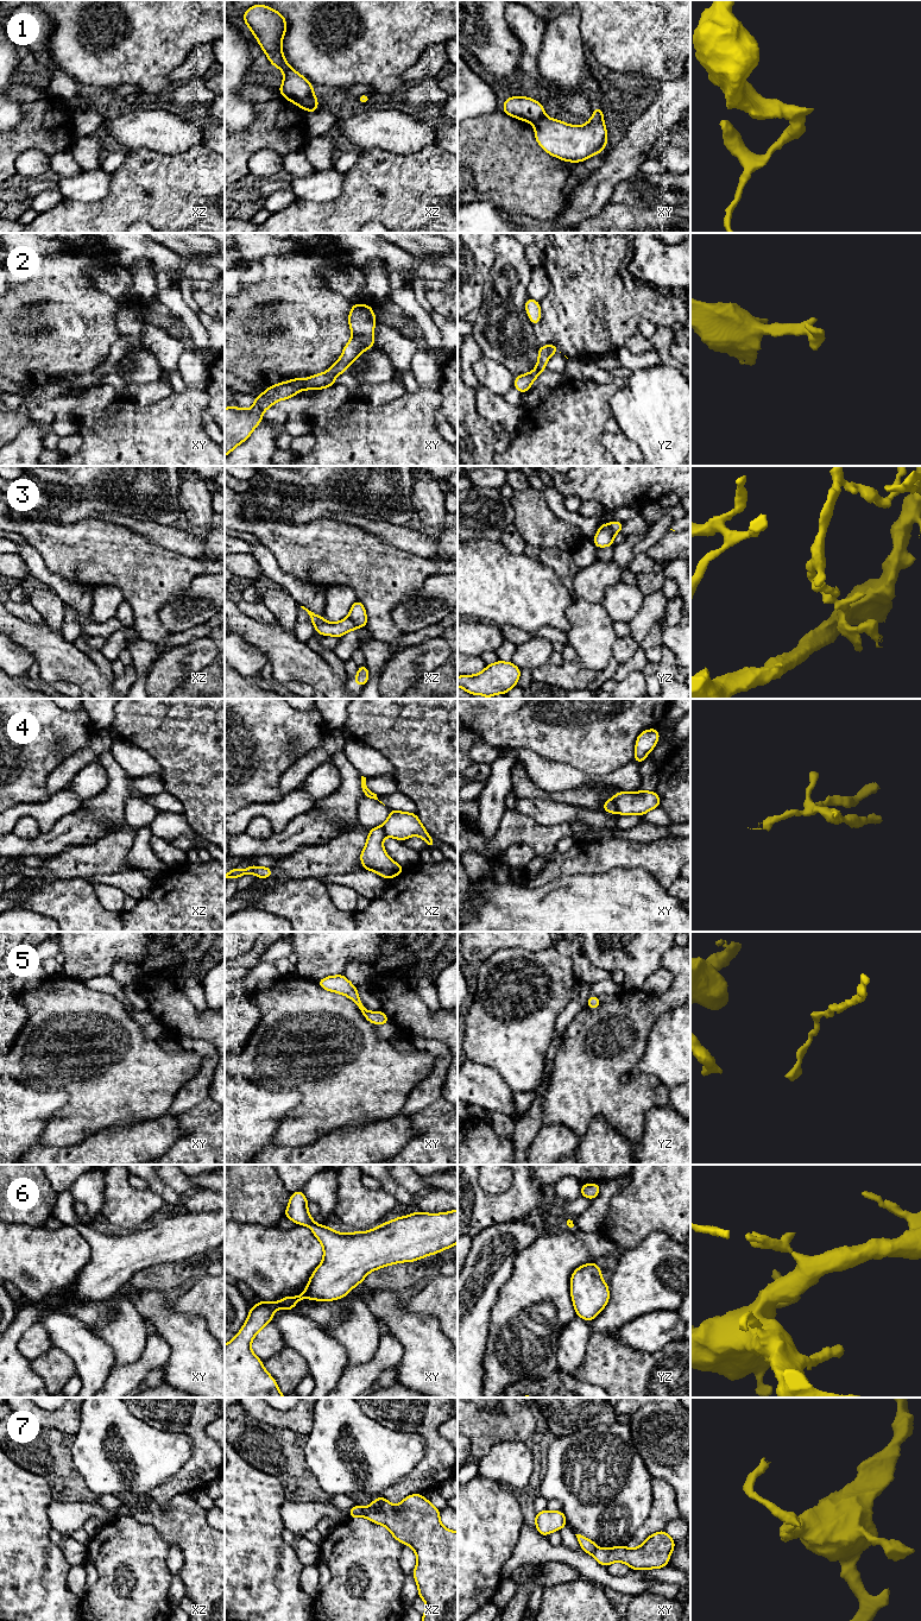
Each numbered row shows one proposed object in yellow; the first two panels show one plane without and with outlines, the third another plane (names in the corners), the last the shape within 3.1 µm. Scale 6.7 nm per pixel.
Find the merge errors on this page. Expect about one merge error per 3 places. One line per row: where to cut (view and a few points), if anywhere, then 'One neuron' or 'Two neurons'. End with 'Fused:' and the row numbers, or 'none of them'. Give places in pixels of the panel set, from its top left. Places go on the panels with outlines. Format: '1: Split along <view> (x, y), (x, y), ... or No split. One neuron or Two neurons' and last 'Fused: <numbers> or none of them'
1: Split along xz (311, 90), (307, 98), (308, 111). Two neurons
2: No split. One neuron
3: Split along xz (348, 617), (357, 626). Two neurons
4: Split along xy (613, 798), (617, 809). Two neurons
5: No split. One neuron
6: No split. One neuron
7: Split along xz (361, 1508), (364, 1515). Two neurons
Fused: 1, 3, 4, 7

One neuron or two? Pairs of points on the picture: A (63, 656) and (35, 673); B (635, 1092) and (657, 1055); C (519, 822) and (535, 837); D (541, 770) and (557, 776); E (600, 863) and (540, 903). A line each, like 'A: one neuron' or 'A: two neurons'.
A: two neurons
B: two neurons
C: one neuron
D: one neuron
E: two neurons

